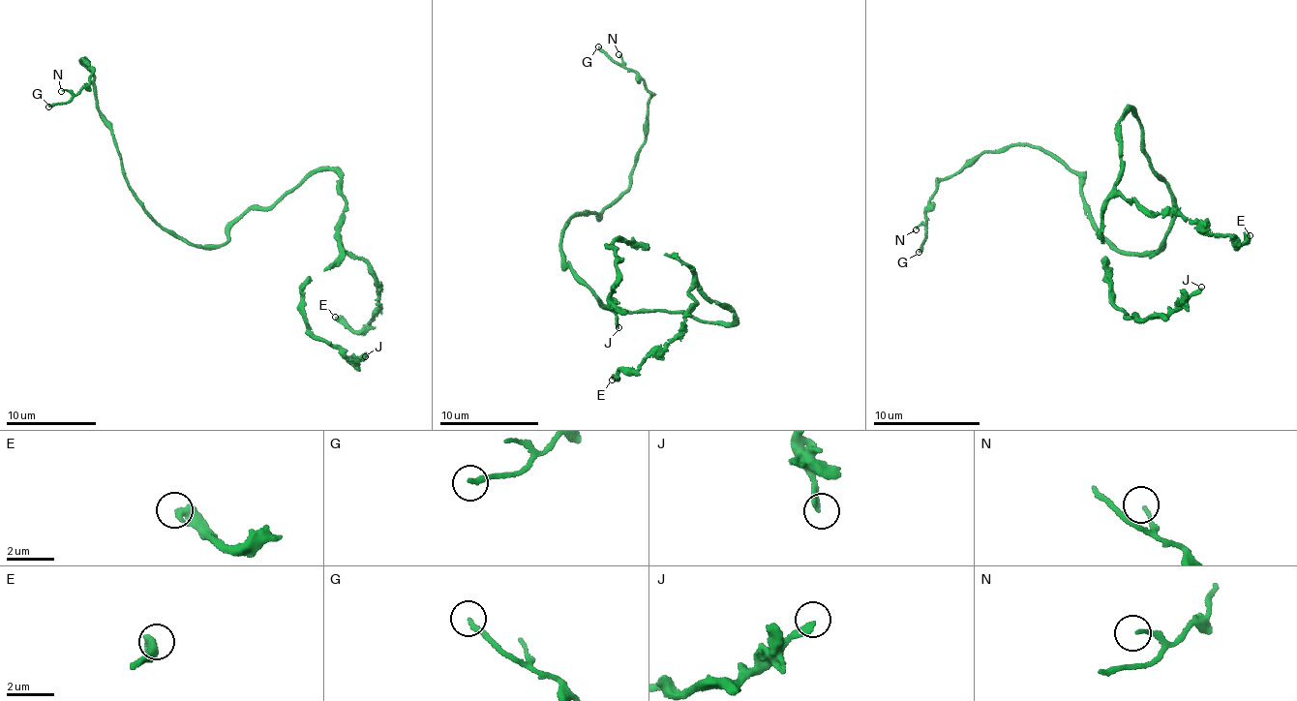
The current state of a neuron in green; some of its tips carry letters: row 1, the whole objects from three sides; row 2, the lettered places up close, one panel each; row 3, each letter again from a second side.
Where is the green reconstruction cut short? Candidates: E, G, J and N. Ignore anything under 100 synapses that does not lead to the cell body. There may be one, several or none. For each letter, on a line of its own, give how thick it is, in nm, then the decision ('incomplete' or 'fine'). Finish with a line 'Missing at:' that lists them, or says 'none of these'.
E: 360 nm thick; fine
G: 200 nm thick; fine
J: 200 nm thick; fine
N: 120 nm thick; fine
Missing at: none of these

